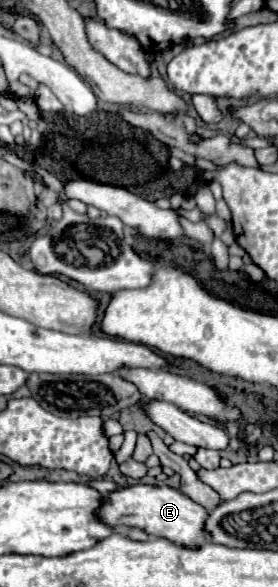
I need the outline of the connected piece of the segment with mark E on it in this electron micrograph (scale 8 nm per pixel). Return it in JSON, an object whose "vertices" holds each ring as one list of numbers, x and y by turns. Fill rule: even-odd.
{"vertices":[[136,484,128,488,116,488,104,496,104,500,100,502,100,508,96,510,96,516,114,530,120,530,124,526,140,528,150,536,168,538,184,546,200,546,210,538,208,532,204,530,204,520,208,512,200,504,184,496,180,490,174,490,166,484,164,486]]}

